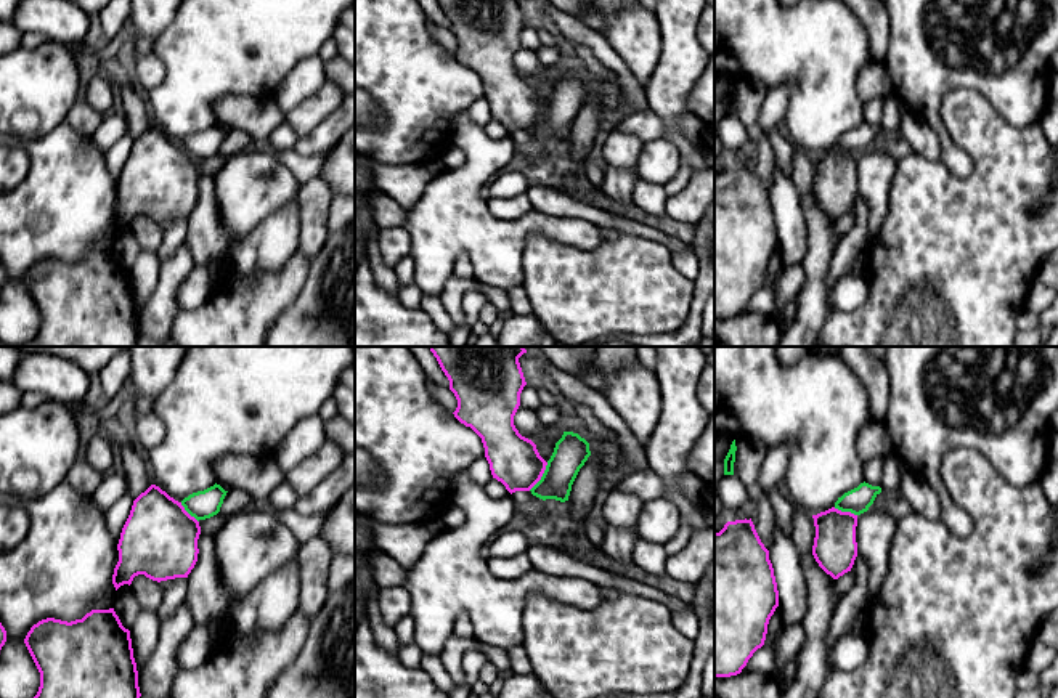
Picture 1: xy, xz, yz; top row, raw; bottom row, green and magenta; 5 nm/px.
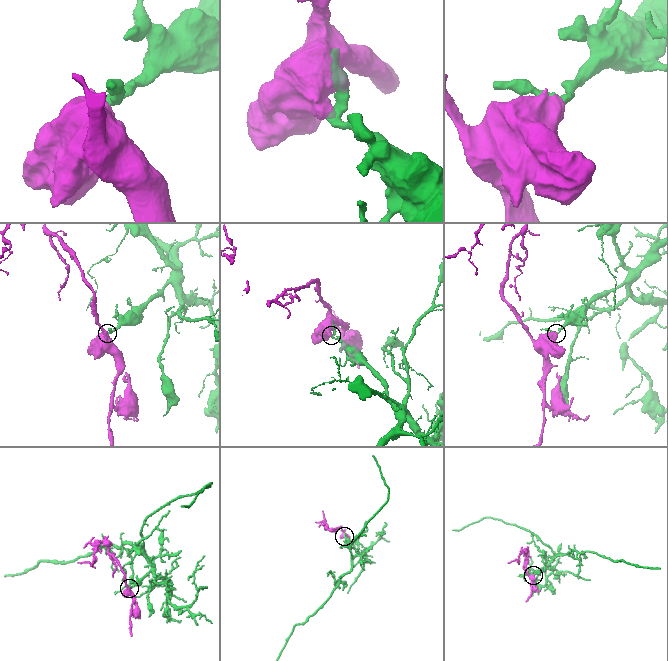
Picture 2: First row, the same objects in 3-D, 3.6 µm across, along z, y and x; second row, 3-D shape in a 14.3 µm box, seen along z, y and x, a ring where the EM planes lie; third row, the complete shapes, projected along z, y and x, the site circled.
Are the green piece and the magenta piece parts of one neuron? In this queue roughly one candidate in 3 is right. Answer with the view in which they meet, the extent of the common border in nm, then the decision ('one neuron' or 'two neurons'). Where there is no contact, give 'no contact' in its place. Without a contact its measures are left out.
contact in xz; length 170 nm; two neurons

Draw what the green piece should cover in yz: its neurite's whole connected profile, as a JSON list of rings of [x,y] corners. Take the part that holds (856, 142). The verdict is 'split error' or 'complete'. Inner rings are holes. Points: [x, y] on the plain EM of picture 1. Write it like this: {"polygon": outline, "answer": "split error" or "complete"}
{"polygon": [[[864,122],[857,128],[838,138],[838,141],[835,143],[835,149],[861,156],[869,151],[869,148],[873,144],[875,138],[880,133],[881,133],[880,127],[872,127]]], "answer": "complete"}

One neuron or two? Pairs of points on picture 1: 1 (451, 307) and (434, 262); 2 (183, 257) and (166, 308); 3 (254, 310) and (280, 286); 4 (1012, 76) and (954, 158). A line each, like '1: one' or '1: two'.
1: two
2: one
3: one
4: one

